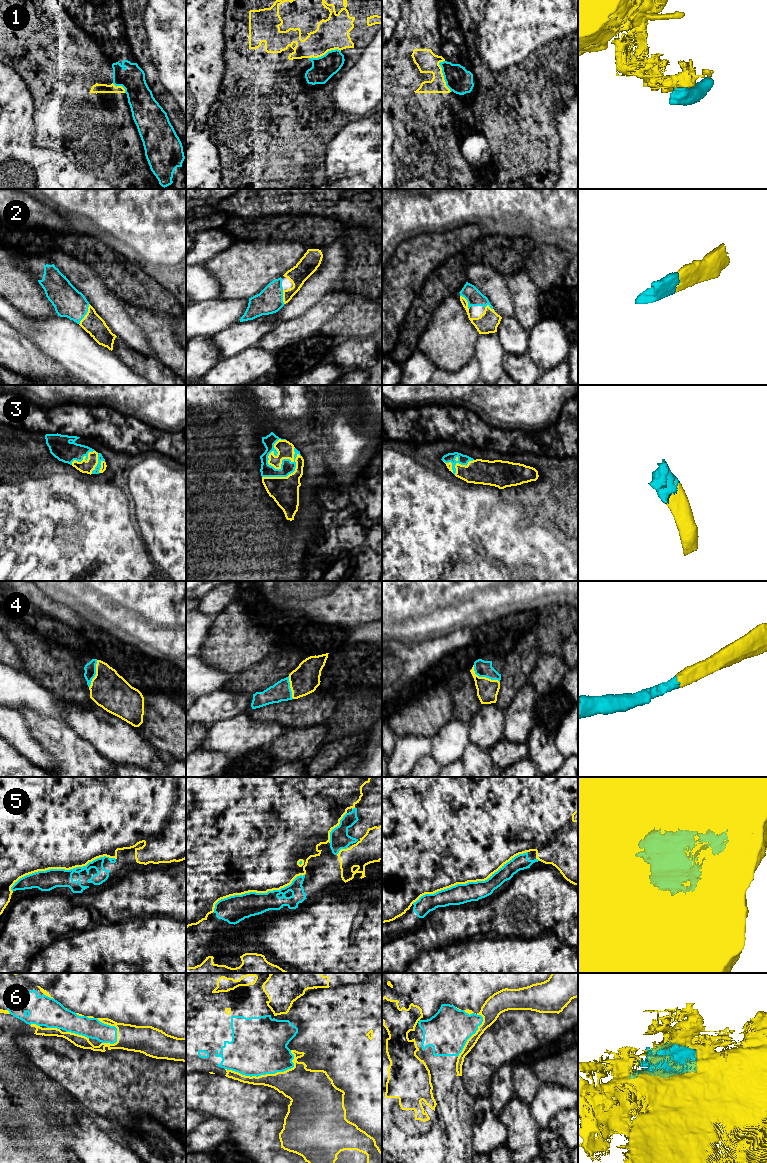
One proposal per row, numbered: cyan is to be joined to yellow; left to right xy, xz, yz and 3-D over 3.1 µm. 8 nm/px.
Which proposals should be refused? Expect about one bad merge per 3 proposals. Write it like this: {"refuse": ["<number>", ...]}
{"refuse": ["1", "6"]}

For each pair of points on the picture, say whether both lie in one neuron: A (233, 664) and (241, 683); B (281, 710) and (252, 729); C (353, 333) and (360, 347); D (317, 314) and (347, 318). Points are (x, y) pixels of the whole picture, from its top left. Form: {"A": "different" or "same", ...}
{"A": "different", "B": "different", "C": "different", "D": "different"}

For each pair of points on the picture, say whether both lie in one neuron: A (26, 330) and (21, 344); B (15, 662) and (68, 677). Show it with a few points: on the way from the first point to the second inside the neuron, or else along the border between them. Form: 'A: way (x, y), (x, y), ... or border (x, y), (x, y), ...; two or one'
A: border (10, 325), (28, 338); two
B: border (12, 643), (21, 656), (23, 669); two

